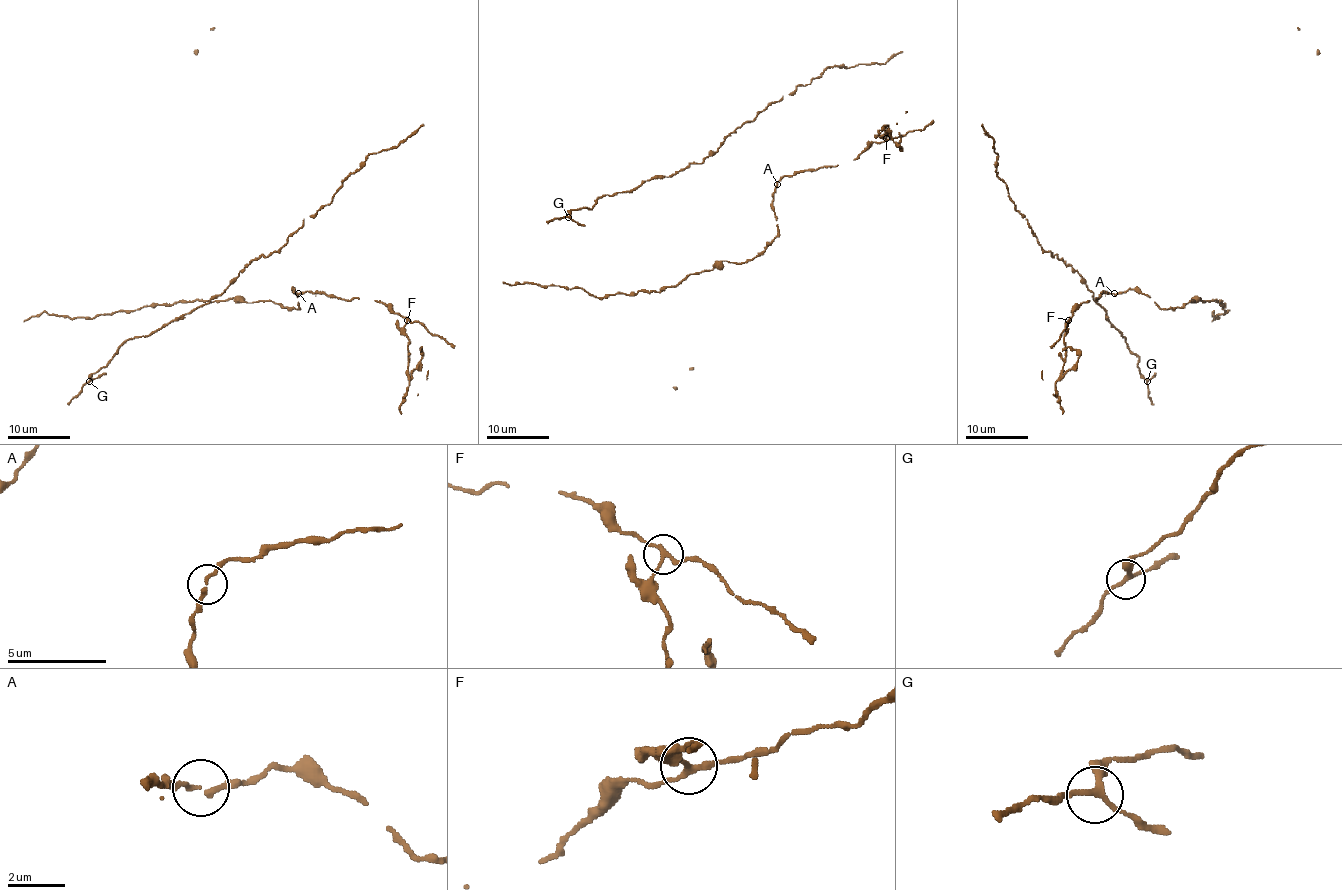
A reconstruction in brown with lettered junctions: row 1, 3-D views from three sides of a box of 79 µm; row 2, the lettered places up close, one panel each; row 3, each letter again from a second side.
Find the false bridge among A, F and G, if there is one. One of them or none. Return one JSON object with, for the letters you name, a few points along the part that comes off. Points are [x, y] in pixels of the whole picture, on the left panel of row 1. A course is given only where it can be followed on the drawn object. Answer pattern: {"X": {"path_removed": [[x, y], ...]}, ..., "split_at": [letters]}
{"split_at": ["F"]}

